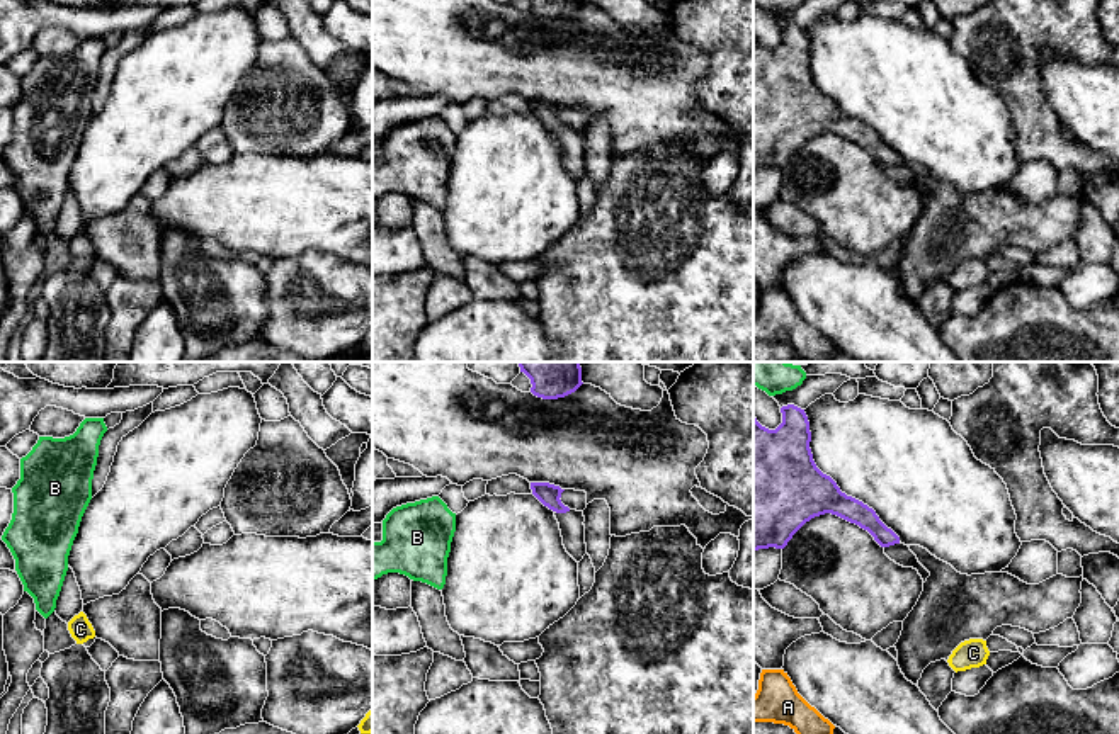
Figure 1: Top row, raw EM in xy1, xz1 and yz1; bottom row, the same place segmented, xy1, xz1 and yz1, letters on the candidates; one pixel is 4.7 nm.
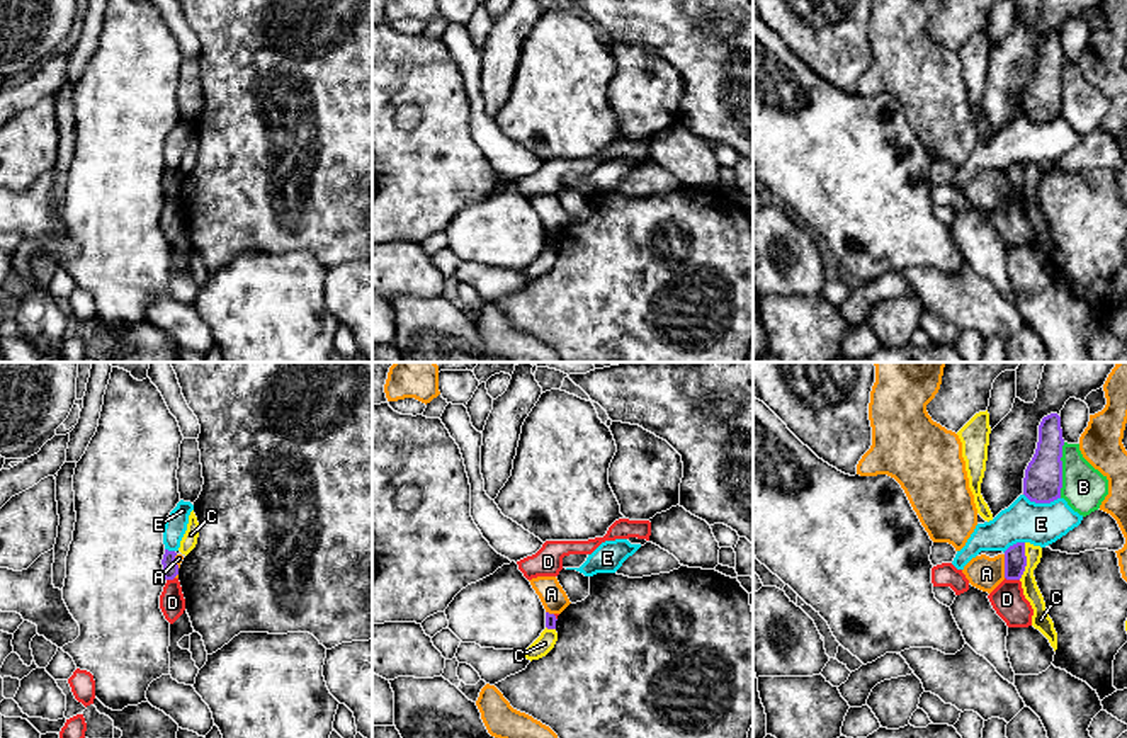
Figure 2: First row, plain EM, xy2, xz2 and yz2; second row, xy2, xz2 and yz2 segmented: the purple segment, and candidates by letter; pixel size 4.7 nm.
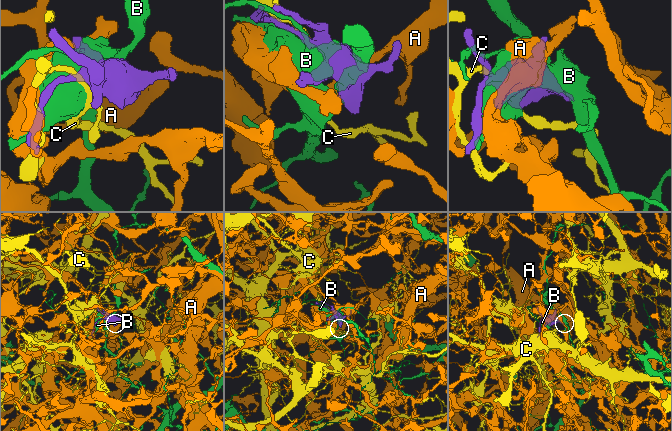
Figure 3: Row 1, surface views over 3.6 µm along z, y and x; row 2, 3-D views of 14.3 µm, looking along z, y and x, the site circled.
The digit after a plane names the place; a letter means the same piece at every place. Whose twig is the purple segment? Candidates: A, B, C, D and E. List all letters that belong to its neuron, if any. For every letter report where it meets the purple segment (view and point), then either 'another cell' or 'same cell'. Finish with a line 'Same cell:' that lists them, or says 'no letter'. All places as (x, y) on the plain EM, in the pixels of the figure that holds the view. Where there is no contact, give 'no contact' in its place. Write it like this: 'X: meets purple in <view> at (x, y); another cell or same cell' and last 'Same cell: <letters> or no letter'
A: meets purple in yz2 at (1005, 186); another cell
B: meets purple in yz2 at (1061, 89); another cell
C: meets purple in yz2 at (1025, 181); another cell
D: meets purple in yz2 at (1012, 198); another cell
E: meets purple in yz2 at (1042, 121); another cell
Same cell: no letter

